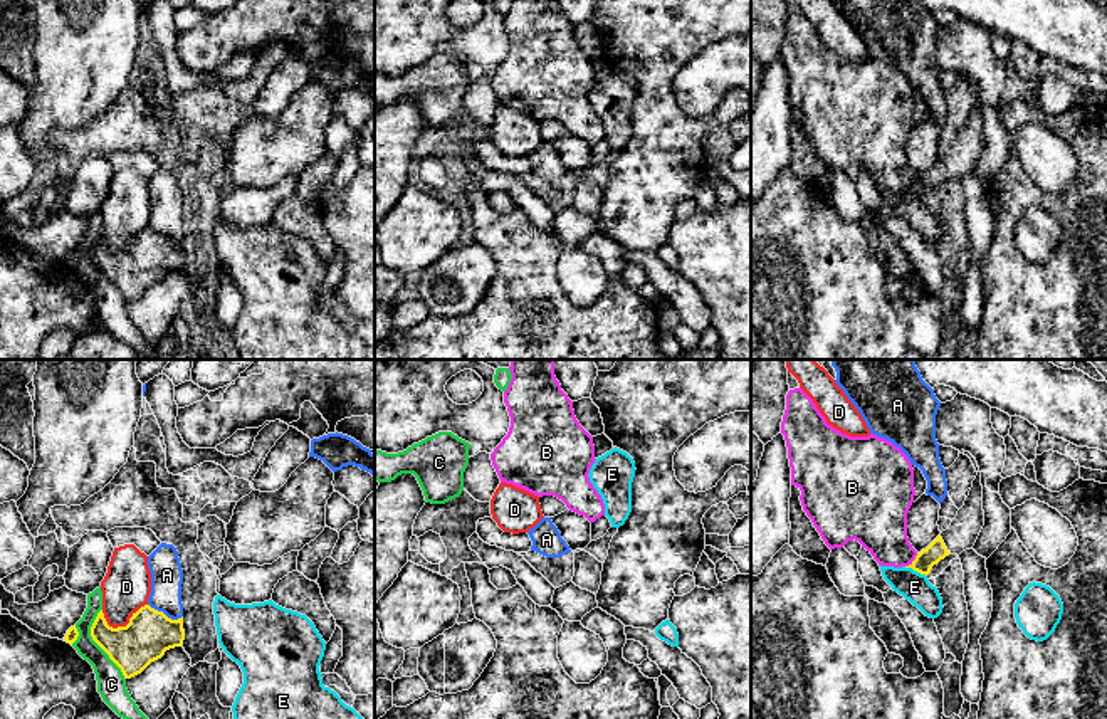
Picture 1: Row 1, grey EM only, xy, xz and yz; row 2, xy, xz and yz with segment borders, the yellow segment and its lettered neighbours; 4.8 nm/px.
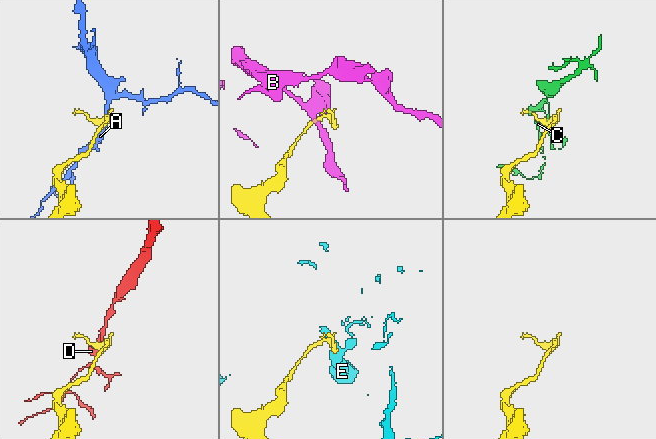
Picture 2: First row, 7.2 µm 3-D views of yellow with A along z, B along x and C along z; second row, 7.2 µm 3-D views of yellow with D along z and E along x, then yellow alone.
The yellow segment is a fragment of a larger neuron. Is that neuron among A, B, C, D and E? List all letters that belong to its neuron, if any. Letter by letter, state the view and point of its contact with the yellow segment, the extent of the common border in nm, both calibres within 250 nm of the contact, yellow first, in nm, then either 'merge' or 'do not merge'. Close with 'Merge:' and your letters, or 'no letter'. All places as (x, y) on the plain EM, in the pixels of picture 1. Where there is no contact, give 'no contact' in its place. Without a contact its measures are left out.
A: xy (163, 237) | 180 nm | 220/160 nm | do not merge
B: yz (914, 183) | 90 nm | 90/280 nm | do not merge
C: xy (96, 266) | 360 nm | 220/140 nm | do not merge
D: xy (121, 251) | 220 nm | 220/240 nm | do not merge
E: yz (916, 194) | 120 nm | 90/140 nm | do not merge
Merge: no letter

